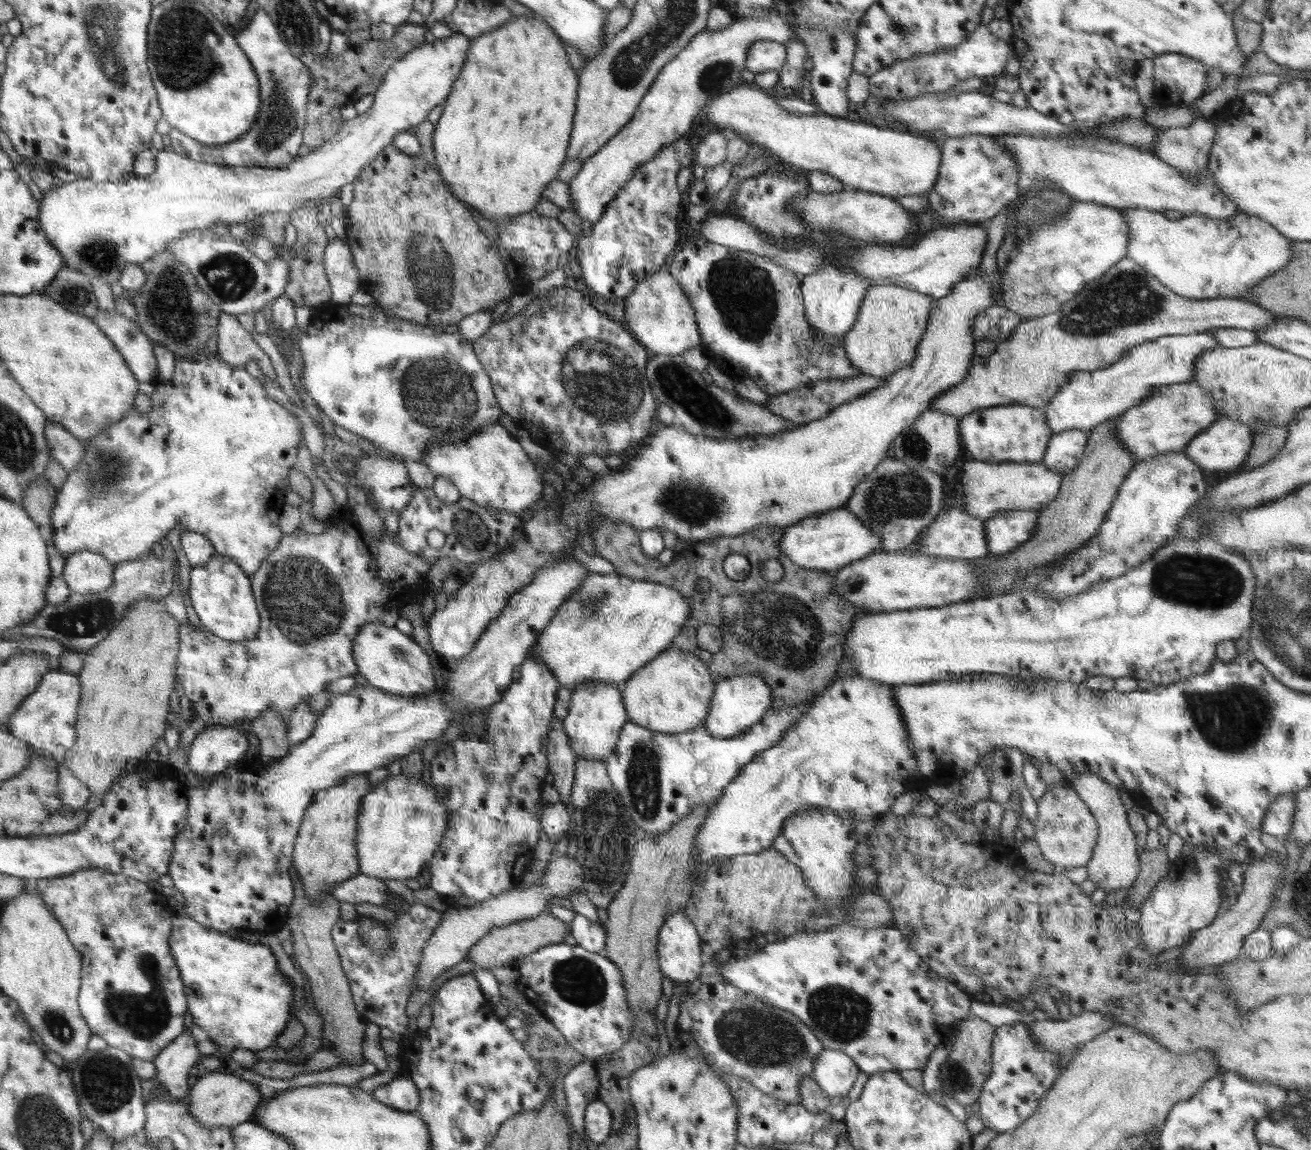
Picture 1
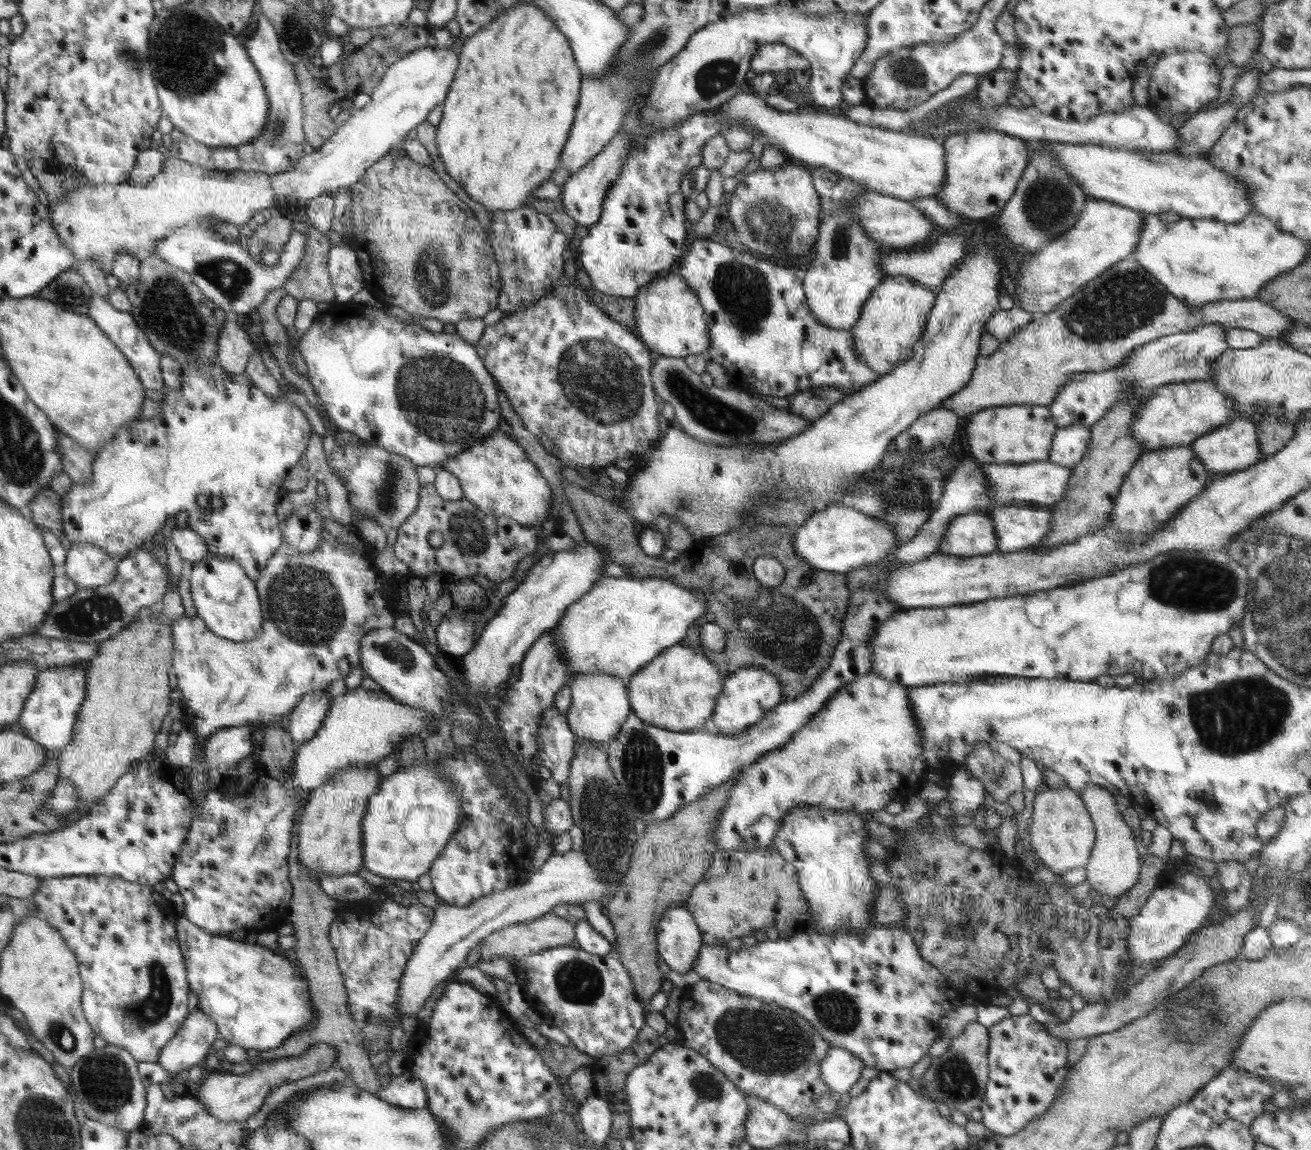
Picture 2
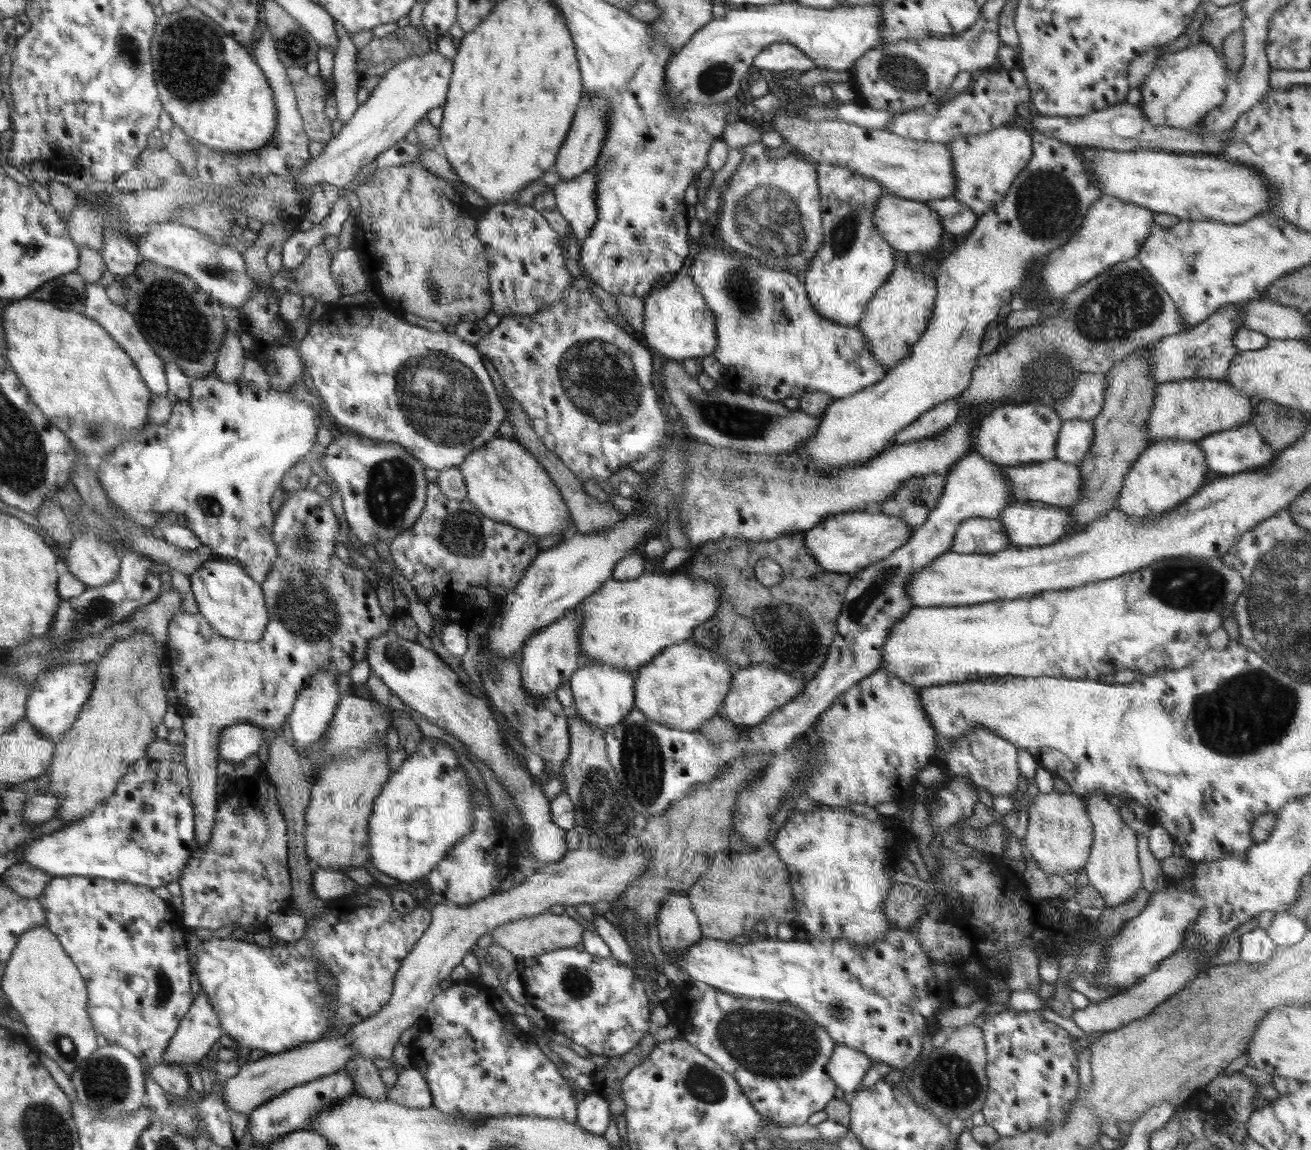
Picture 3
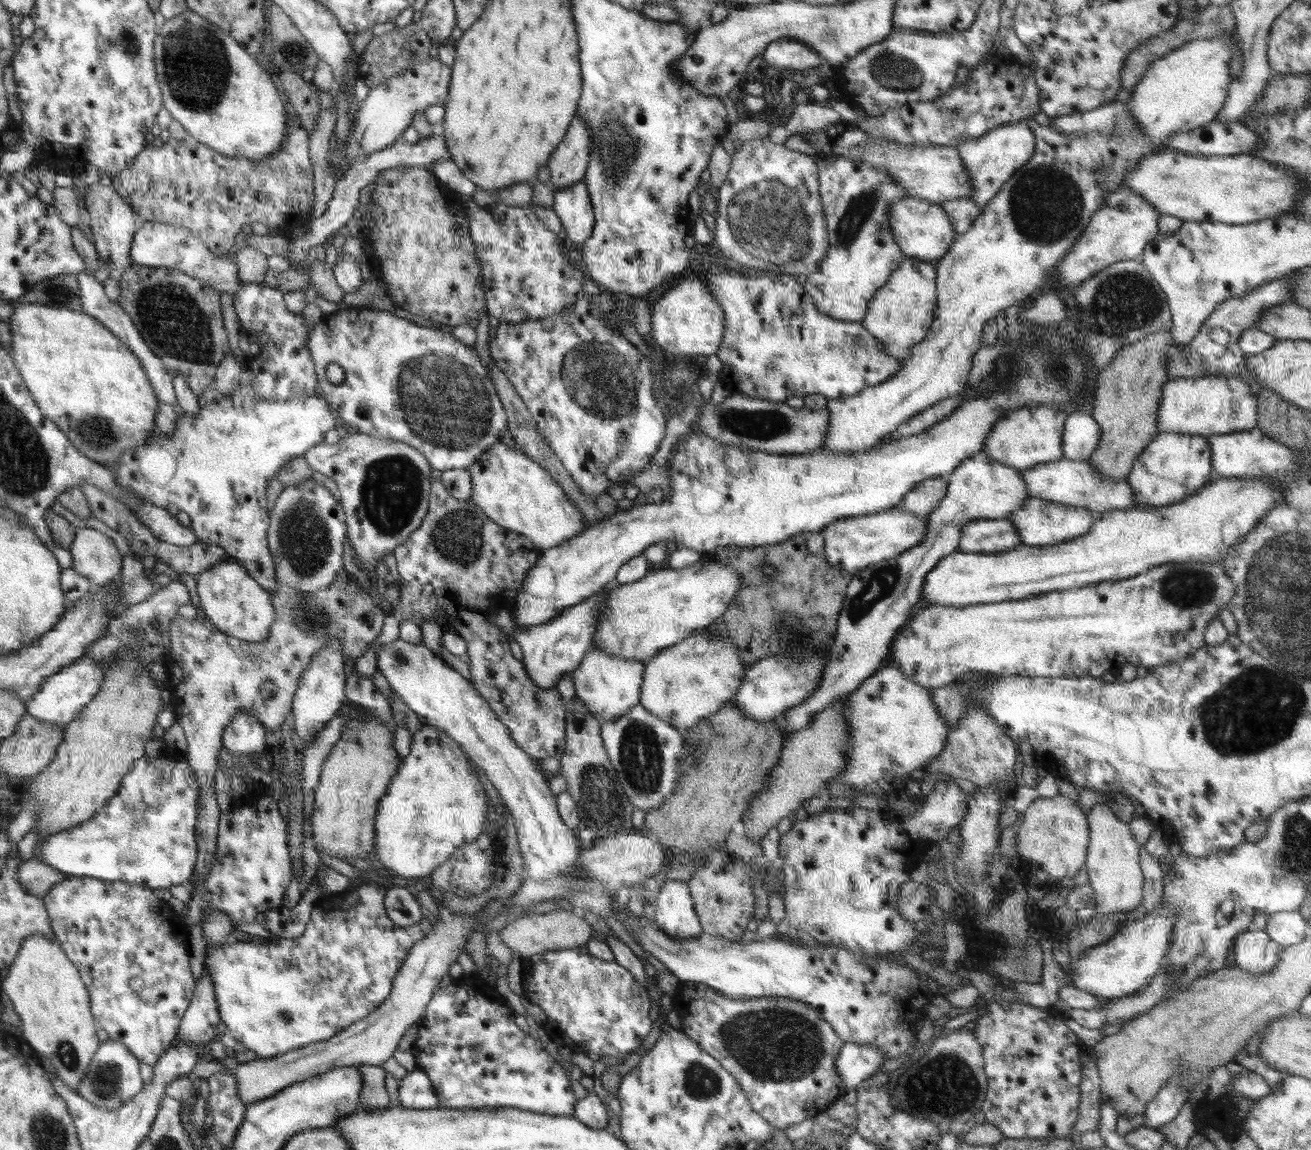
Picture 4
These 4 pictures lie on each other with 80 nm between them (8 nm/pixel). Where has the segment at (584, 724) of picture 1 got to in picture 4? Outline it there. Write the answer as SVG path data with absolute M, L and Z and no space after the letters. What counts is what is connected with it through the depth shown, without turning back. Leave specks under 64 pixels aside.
M594 645L571 676L574 682L575 696L585 704L589 713L596 716L599 721L616 720L619 716L626 714L640 704L646 663L620 659Z

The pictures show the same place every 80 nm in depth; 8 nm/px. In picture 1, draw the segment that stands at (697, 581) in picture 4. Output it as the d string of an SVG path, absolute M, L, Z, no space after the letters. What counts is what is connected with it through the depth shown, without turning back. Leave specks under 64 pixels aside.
M590 573L588 579L577 588L578 592L574 592L574 596L570 596L569 600L563 604L561 610L558 611L557 616L552 620L549 627L546 627L543 634L537 640L534 647L531 648L532 655L538 657L538 661L546 662L546 666L549 666L550 670L553 670L554 674L557 674L557 680L560 681L560 687L568 688L573 691L574 688L590 682L591 680L603 680L610 684L623 685L632 675L641 670L647 663L651 663L654 659L657 659L659 655L665 652L672 644L674 639L681 634L689 622L690 615L693 614L693 608L691 608L691 602L689 598L683 596L676 588L670 588L669 585L660 584L657 581L645 581L636 580L624 575L614 574L593 574Z

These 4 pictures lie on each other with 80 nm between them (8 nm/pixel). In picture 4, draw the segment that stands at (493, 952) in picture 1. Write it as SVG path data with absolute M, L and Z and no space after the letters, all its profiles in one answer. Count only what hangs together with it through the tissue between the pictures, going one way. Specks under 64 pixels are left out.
M557 908L552 912L530 913L509 921L498 931L498 936L512 951L518 952L522 957L529 957L556 949L576 949L588 943L593 938L592 933L592 927L583 914Z

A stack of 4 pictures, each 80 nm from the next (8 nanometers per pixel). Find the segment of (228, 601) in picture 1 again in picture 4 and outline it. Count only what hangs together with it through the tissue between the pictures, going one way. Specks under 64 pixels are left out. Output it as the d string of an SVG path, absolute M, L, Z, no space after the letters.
M230 559L215 564L194 577L200 607L207 616L206 619L219 632L246 642L269 639L270 628L277 622L277 612L274 610L271 594L259 581L253 579L244 565Z

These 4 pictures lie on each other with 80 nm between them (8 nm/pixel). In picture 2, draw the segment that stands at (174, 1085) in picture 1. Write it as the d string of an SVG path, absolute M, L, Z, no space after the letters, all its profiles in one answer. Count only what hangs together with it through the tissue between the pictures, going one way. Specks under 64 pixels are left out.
M198 1008L190 1013L177 1036L169 1040L157 1063L166 1068L172 1077L176 1077L206 1058L216 1038L219 1038L216 1023Z

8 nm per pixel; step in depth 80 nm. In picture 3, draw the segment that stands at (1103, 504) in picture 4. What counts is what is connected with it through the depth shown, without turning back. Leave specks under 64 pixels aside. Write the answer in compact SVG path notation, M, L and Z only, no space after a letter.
M1054 458L1033 465L1005 467L1004 469L1011 495L1016 503L1036 500L1058 507L1068 507L1083 497L1083 482L1081 482L1080 469L1077 465Z

